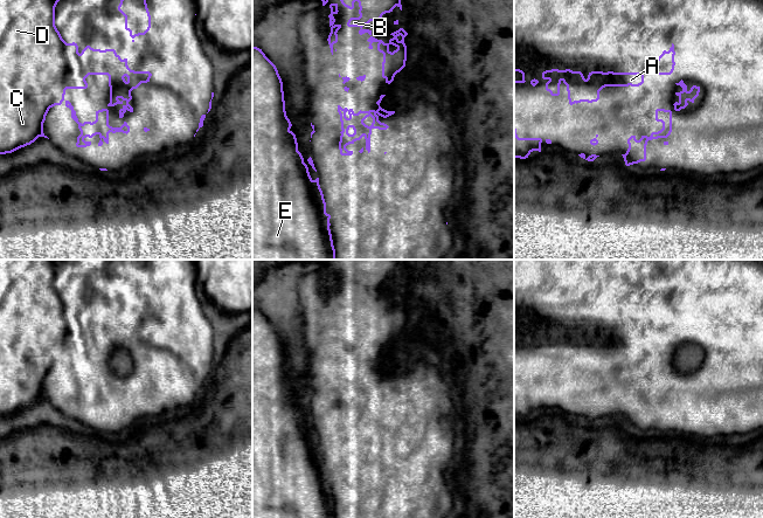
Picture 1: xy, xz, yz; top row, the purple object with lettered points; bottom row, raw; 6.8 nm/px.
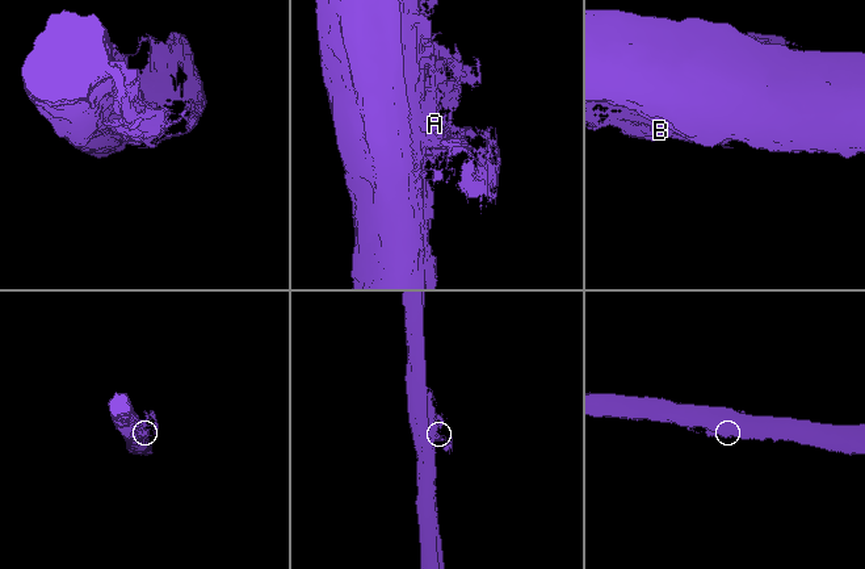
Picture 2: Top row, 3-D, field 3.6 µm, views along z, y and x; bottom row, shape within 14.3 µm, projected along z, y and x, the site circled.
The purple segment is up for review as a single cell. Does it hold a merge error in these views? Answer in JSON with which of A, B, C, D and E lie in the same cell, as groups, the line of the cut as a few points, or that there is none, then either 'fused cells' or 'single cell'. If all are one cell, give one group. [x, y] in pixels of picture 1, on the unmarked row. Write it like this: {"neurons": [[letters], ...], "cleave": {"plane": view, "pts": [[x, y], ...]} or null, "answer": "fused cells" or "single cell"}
{"neurons": [["A", "B", "C", "D", "E"]], "cleave": null, "answer": "single cell"}

